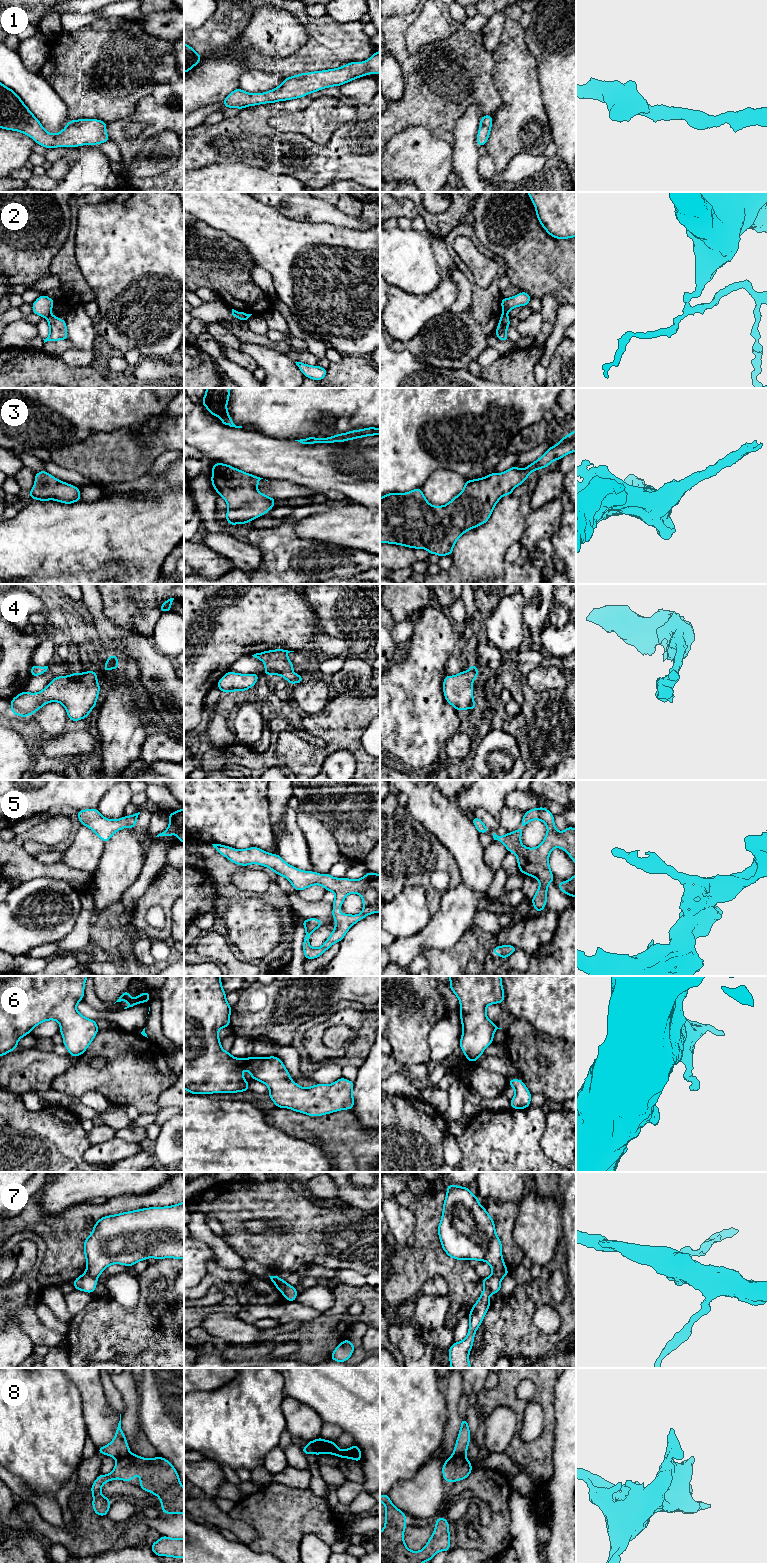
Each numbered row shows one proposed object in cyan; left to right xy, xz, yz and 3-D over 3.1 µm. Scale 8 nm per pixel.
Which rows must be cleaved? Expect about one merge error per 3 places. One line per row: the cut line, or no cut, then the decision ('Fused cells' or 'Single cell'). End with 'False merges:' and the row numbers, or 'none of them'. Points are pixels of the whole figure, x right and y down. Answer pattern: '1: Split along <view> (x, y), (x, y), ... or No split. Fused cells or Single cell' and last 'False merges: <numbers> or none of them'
1: No split. Single cell
2: Split along xy (50, 314), (47, 318). Fused cells
3: No split. Single cell
4: No split. Single cell
5: No split. Single cell
6: No split. Single cell
7: Split along xy (85, 1272), (96, 1279). Fused cells
8: Split along xz (316, 1440), (320, 1453). Fused cells
False merges: 2, 7, 8

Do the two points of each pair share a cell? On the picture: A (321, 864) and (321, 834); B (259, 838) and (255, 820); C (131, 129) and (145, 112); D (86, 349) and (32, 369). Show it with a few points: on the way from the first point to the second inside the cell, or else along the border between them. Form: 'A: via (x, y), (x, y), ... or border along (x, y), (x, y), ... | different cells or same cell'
A: via (321, 857), (321, 841) | same cell
B: via (259, 834), (255, 830), (255, 824) | same cell
C: border along (133, 119), (149, 124) | different cells
D: border along (57, 354), (71, 366), (83, 366) | different cells

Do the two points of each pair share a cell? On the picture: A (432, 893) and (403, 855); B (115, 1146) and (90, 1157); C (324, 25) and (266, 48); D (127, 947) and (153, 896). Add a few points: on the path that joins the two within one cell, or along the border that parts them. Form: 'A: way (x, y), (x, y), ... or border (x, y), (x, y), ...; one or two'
A: way (426, 884), (412, 864); one
B: way (109, 1152), (96, 1154); one
C: border (308, 28), (308, 39), (294, 52); two
D: way (133, 934), (139, 925), (141, 909); one

